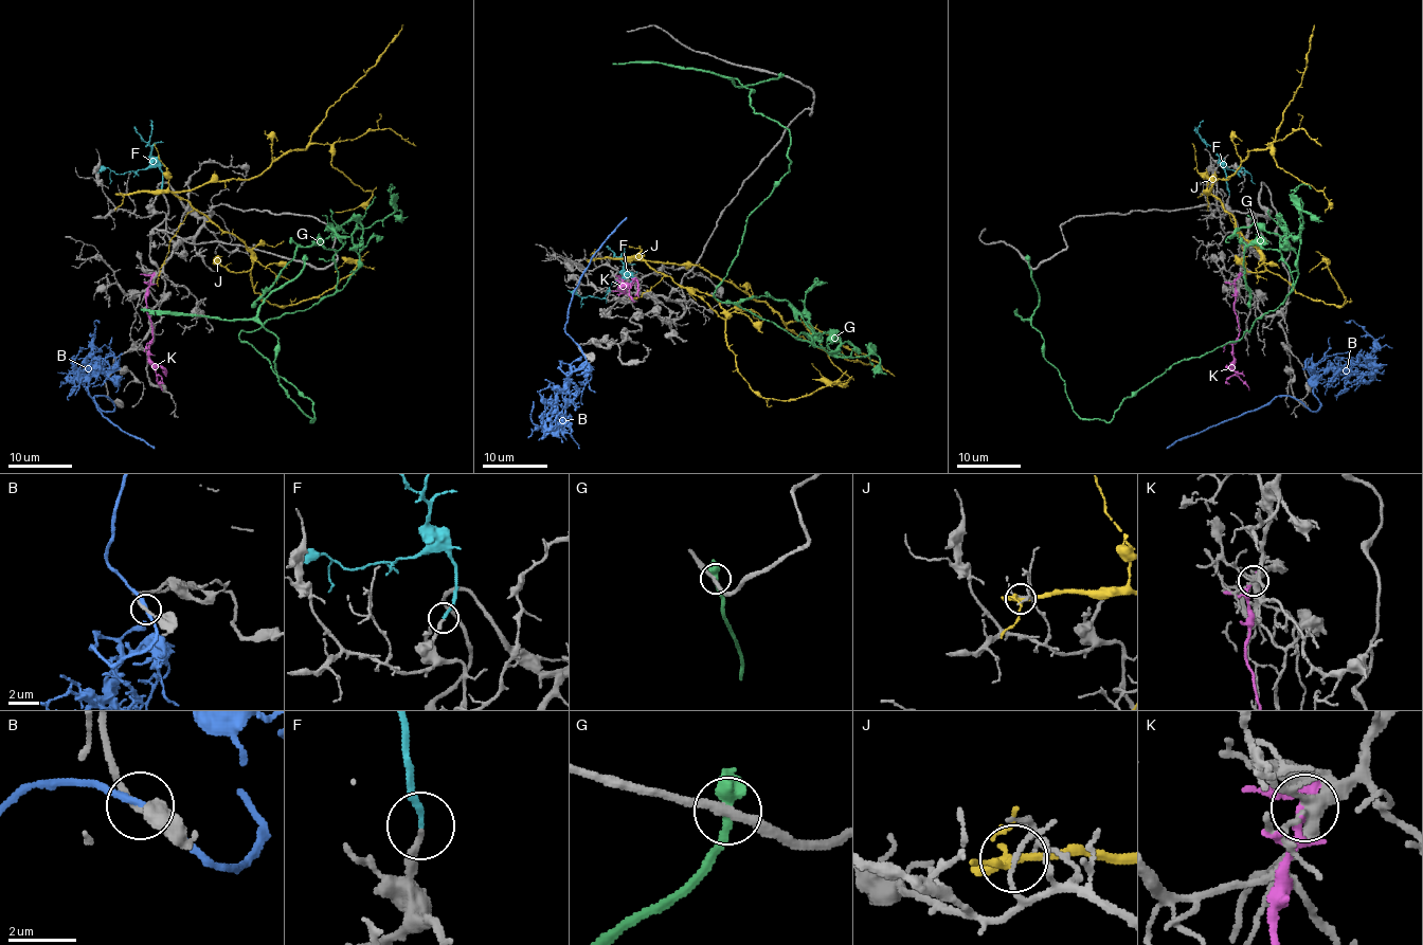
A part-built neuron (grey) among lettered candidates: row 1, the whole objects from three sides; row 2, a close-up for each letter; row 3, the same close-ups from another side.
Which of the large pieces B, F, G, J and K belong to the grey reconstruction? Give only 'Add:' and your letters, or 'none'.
Add: F

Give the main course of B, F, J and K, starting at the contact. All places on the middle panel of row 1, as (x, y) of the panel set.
B: (581, 351), (582, 365), (570, 374), (558, 367), (564, 362), (572, 370), (558, 407), (563, 429), (570, 400)
F: (630, 280), (635, 277), (630, 274), (617, 279), (600, 298), (569, 291)
J: (594, 258), (645, 259), (709, 294), (726, 312), (738, 373), (766, 398), (794, 400), (833, 383), (811, 364)
K: (624, 289), (618, 286), (625, 292), (620, 286), (628, 289), (635, 302)

